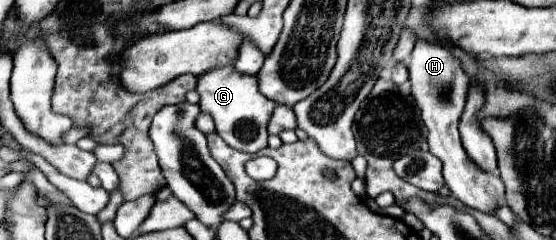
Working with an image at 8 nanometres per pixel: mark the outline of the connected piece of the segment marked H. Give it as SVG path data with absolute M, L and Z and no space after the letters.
M419 39L415 43L415 49L411 53L407 69L409 69L409 81L411 81L411 95L413 95L415 103L419 105L423 123L429 131L429 135L427 135L429 151L435 157L439 157L443 163L445 185L449 187L451 195L457 197L467 207L473 207L473 209L493 215L499 201L503 201L501 195L505 195L503 183L497 173L483 171L481 167L477 167L471 161L471 157L465 153L465 149L461 145L461 137L459 137L459 129L457 129L459 117L461 117L461 111L465 105L467 87L469 87L469 77L461 69L461 61L443 43Z

